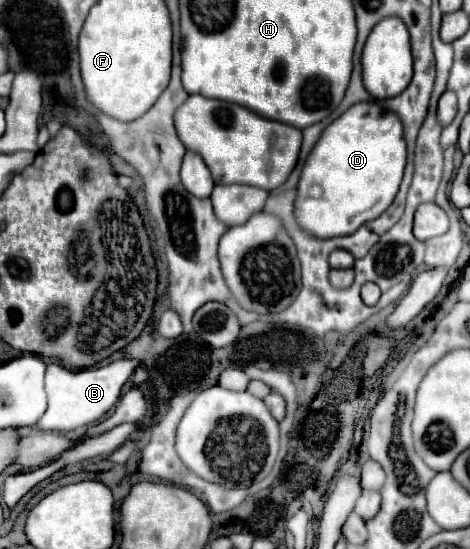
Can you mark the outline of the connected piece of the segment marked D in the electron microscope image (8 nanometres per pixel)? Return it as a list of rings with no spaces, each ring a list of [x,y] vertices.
[[[358,102],[350,106],[338,120],[334,120],[310,152],[296,198],[296,218],[300,226],[312,236],[334,238],[354,234],[362,224],[378,218],[396,198],[406,168],[406,140],[400,118],[392,110],[384,110],[378,102]]]

